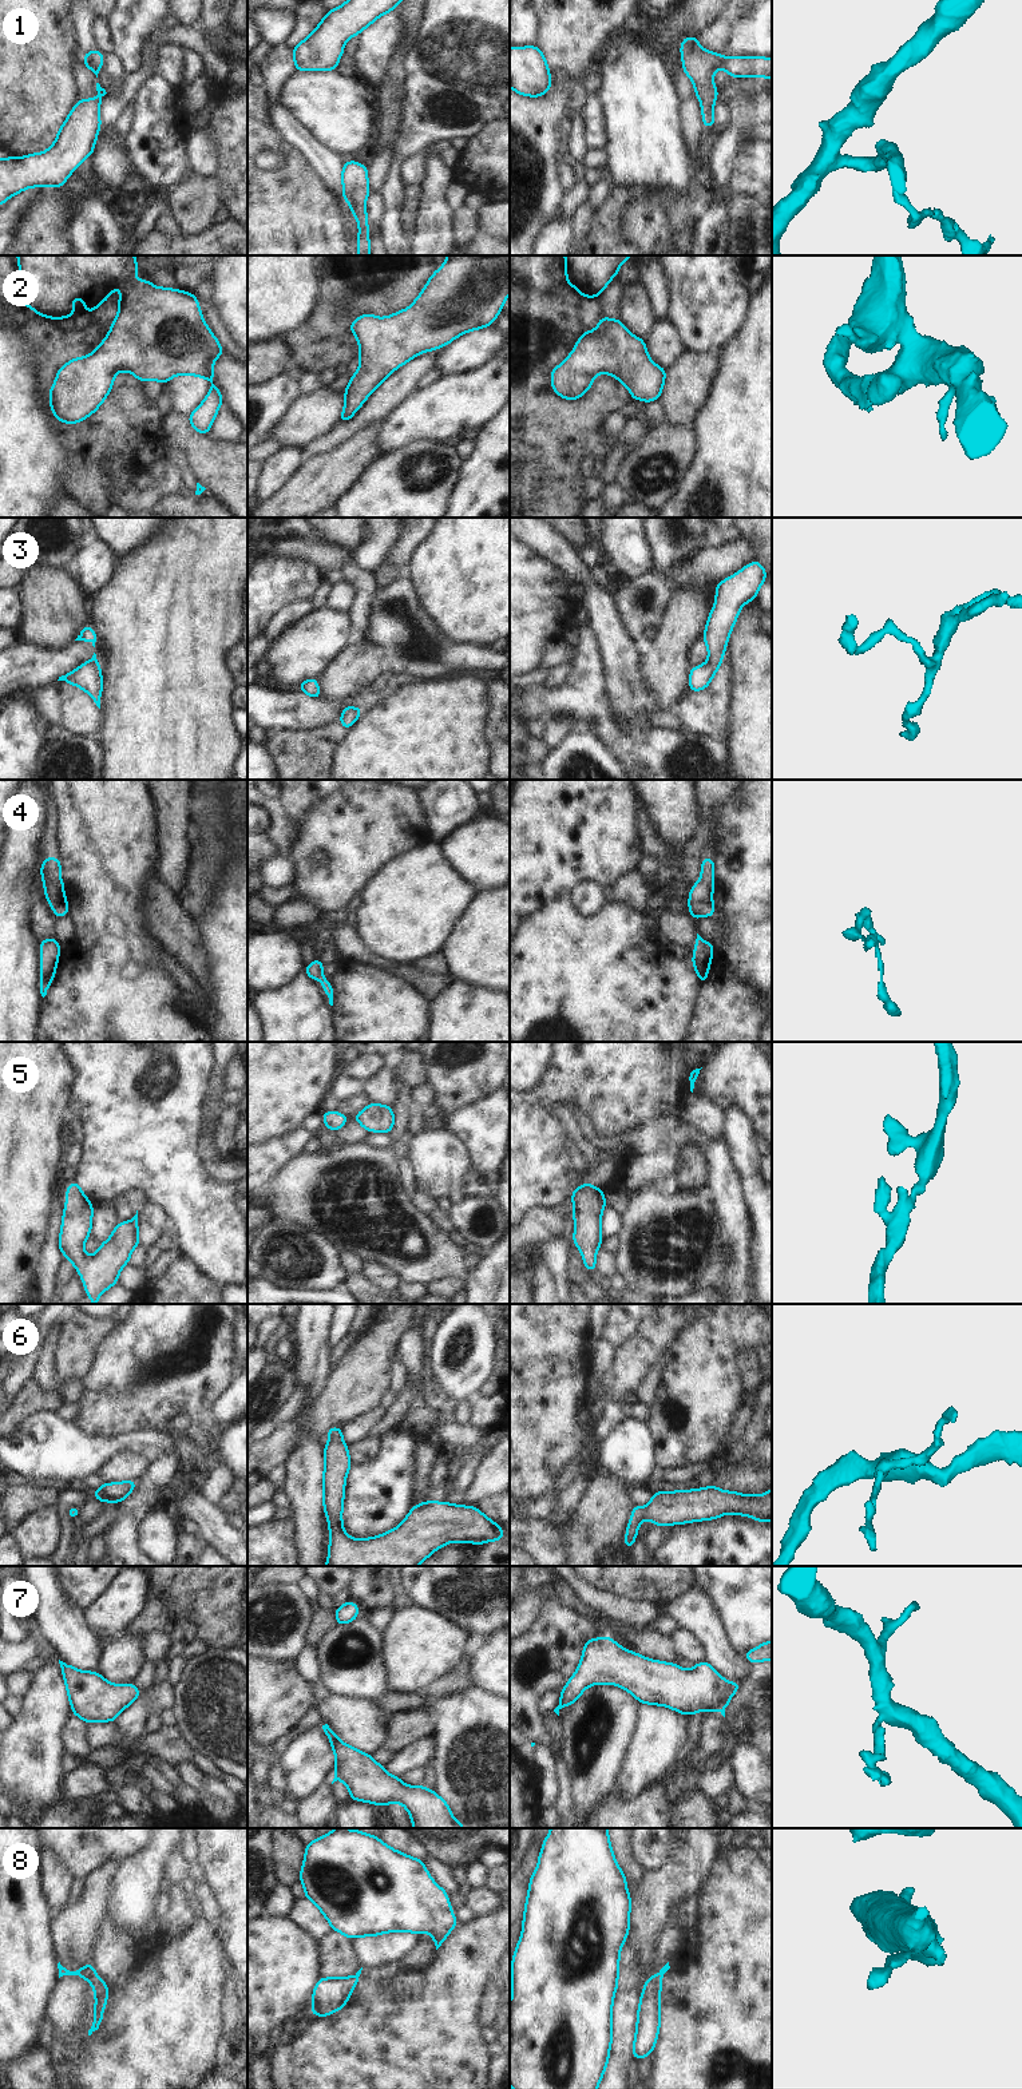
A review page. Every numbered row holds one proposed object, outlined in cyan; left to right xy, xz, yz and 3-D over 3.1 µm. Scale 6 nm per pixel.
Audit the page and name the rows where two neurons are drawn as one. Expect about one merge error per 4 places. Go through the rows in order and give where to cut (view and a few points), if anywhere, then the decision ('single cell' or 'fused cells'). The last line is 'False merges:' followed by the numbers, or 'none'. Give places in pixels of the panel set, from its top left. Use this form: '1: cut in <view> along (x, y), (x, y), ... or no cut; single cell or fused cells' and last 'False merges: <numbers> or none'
1: no cut; single cell
2: no cut; single cell
3: no cut; single cell
4: no cut; single cell
5: no cut; single cell
6: no cut; single cell
7: cut in yz along (728, 1683), (732, 1695); fused cells
8: no cut; single cell
False merges: 7

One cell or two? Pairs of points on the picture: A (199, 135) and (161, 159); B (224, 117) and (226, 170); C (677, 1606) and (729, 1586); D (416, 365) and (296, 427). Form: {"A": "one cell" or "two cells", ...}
{"A": "two cells", "B": "one cell", "C": "two cells", "D": "two cells"}

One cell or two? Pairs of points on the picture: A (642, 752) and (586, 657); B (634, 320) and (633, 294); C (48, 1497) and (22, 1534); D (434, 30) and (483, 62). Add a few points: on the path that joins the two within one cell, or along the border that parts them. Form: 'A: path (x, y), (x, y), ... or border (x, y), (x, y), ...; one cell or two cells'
A: path (617, 734), (586, 704), (586, 682); one cell
B: path (634, 313), (634, 301); one cell
C: border (55, 1509), (38, 1509), (14, 1527); two cells
D: path (446, 30), (454, 32), (471, 50); one cell

